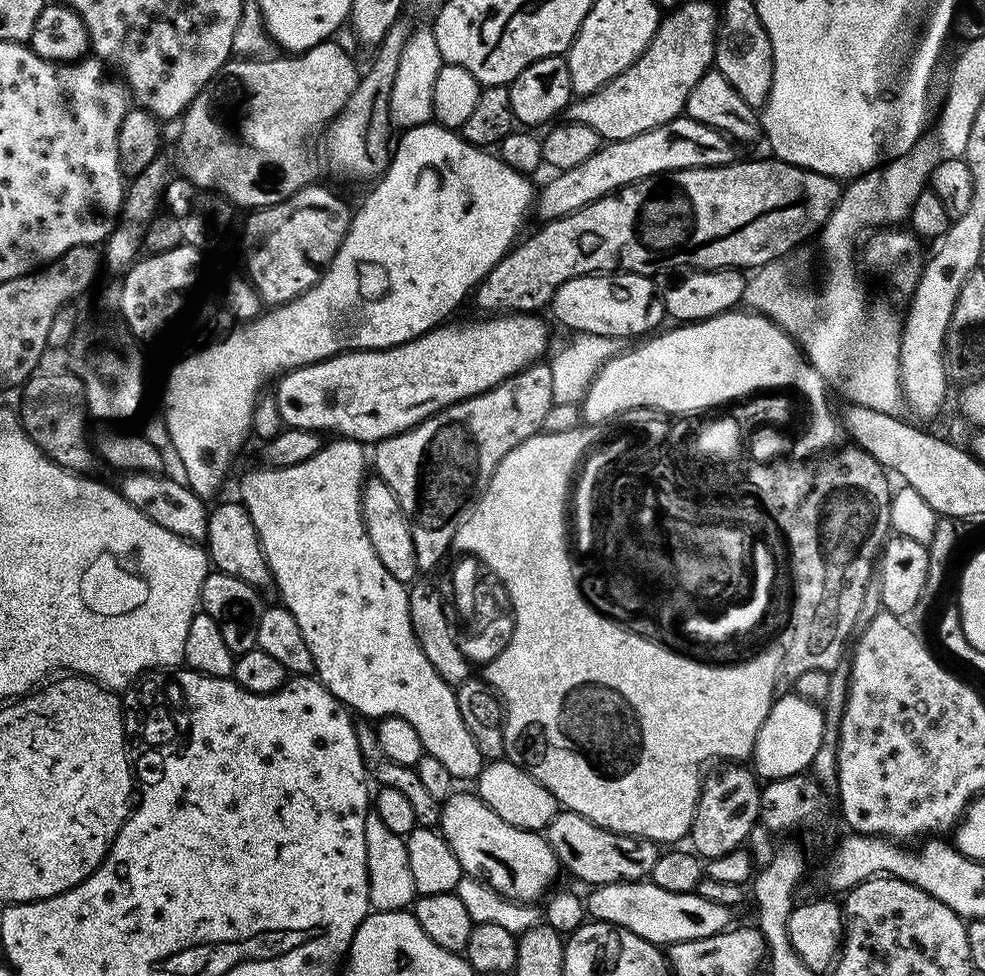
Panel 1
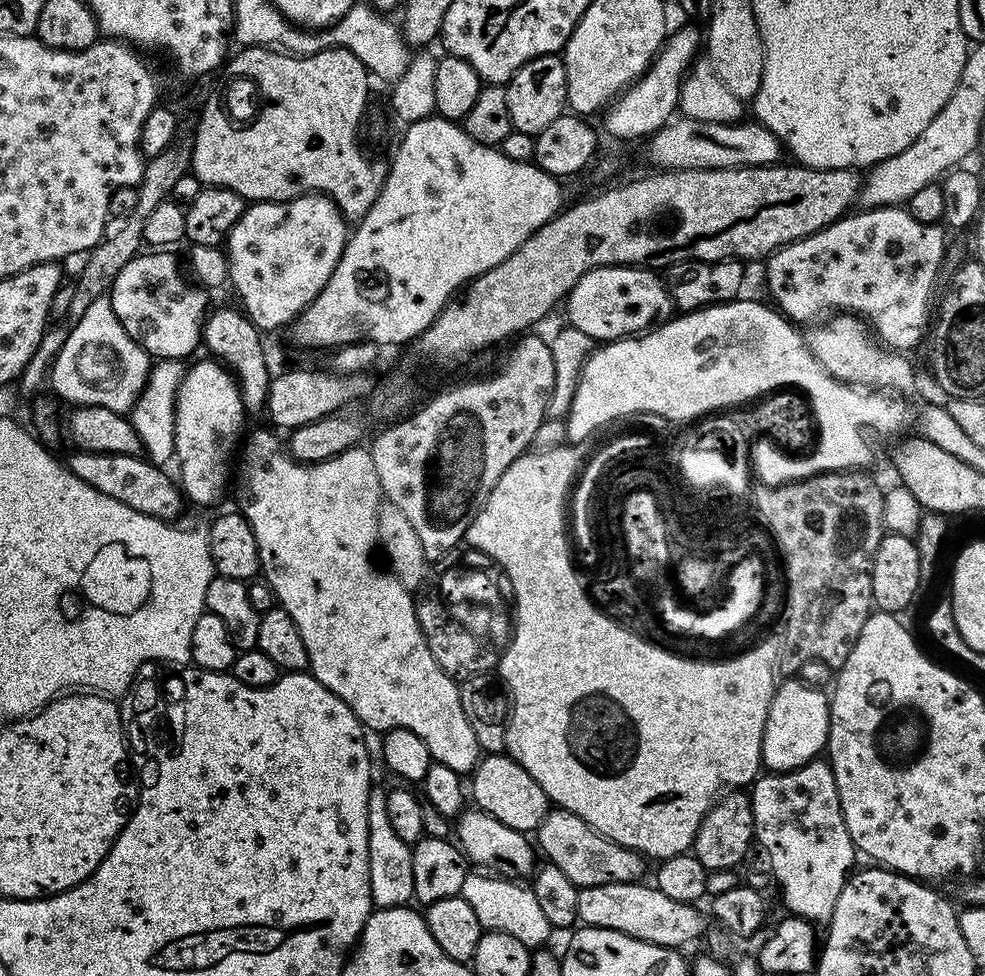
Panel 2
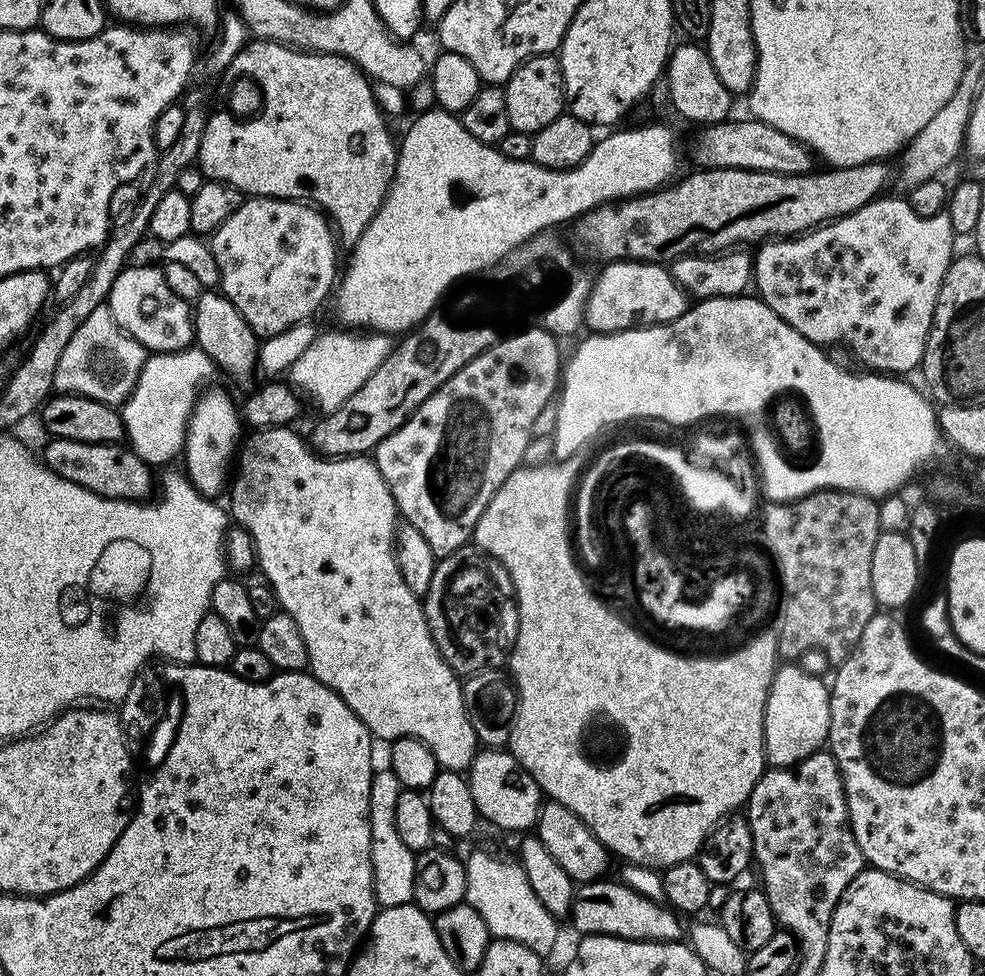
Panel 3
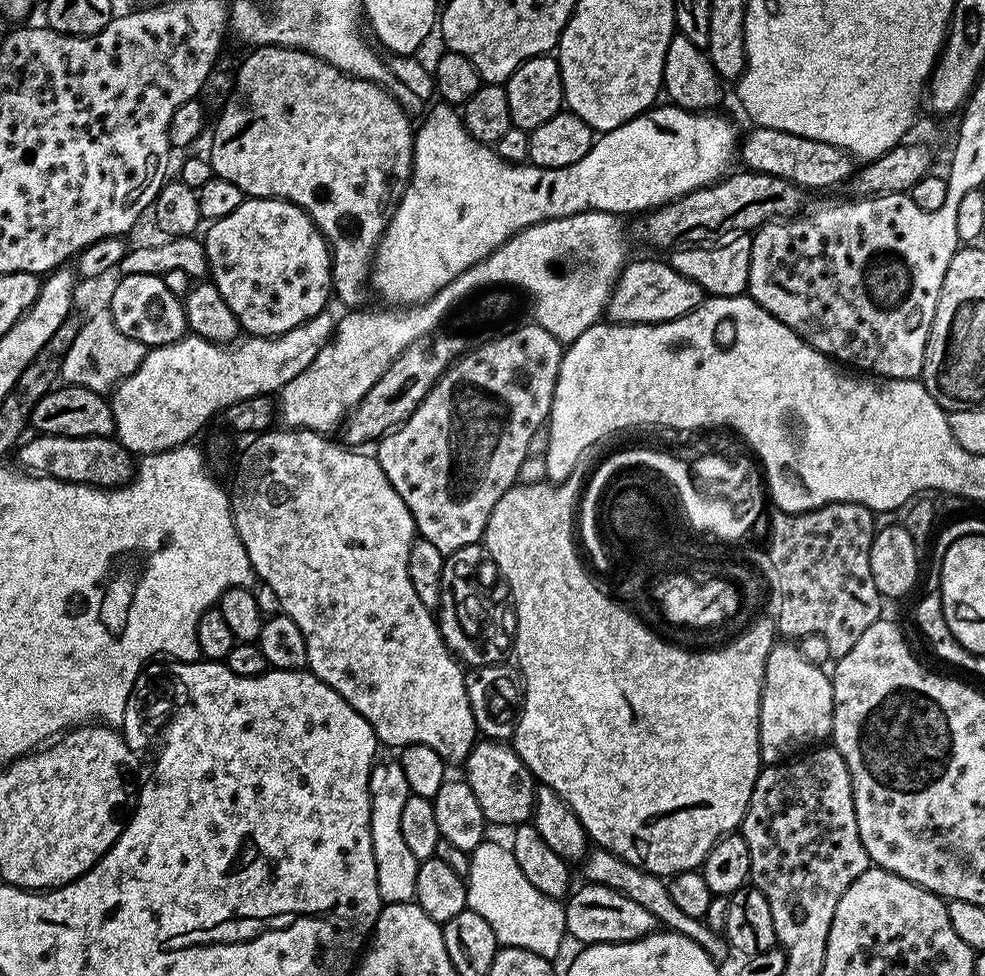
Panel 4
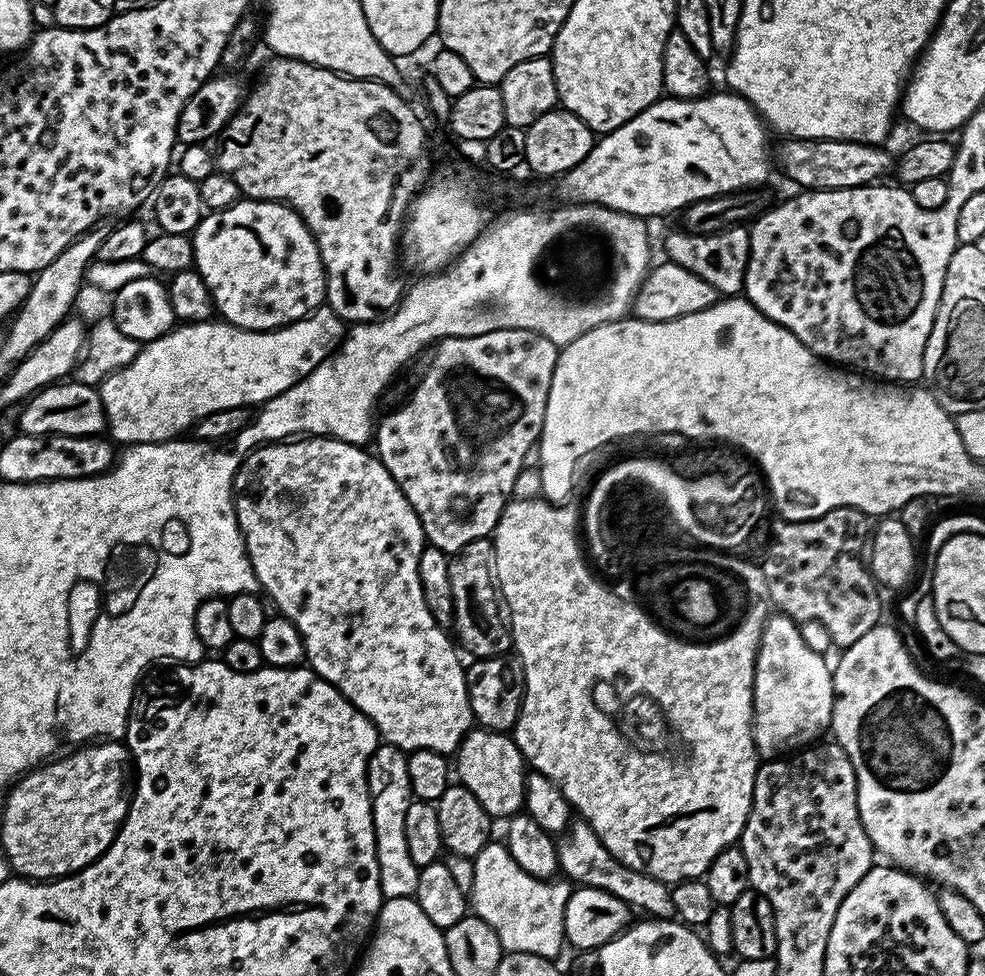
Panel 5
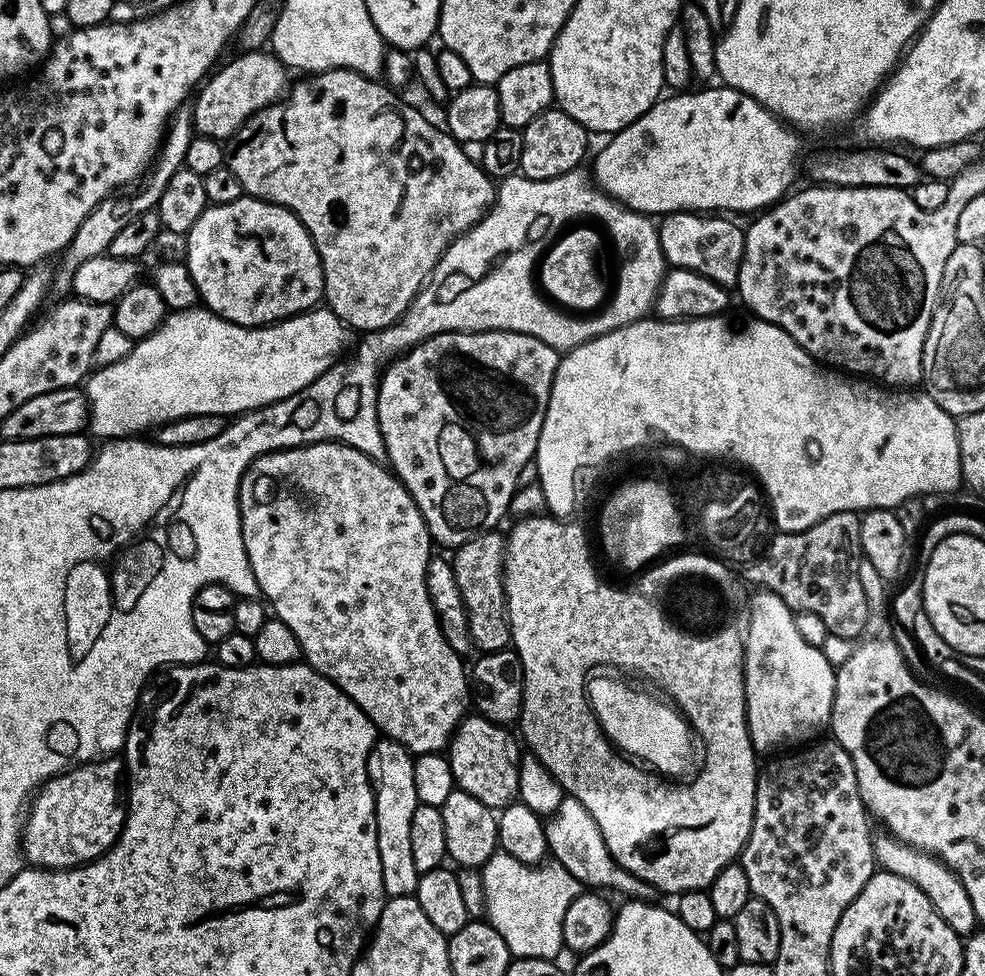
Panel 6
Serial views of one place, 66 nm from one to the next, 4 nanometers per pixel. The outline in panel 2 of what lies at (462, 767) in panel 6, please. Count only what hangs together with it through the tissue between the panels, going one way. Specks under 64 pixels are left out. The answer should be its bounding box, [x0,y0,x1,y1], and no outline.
[470,754,550,834]

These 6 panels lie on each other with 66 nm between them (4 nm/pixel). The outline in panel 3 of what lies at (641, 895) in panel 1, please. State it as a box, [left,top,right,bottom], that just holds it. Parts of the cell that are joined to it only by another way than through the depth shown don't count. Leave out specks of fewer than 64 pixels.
[570,878,681,941]

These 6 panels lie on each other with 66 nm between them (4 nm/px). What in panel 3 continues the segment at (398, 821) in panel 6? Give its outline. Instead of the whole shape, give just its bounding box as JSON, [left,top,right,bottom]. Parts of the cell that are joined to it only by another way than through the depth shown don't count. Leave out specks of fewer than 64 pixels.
[368,770,417,908]

